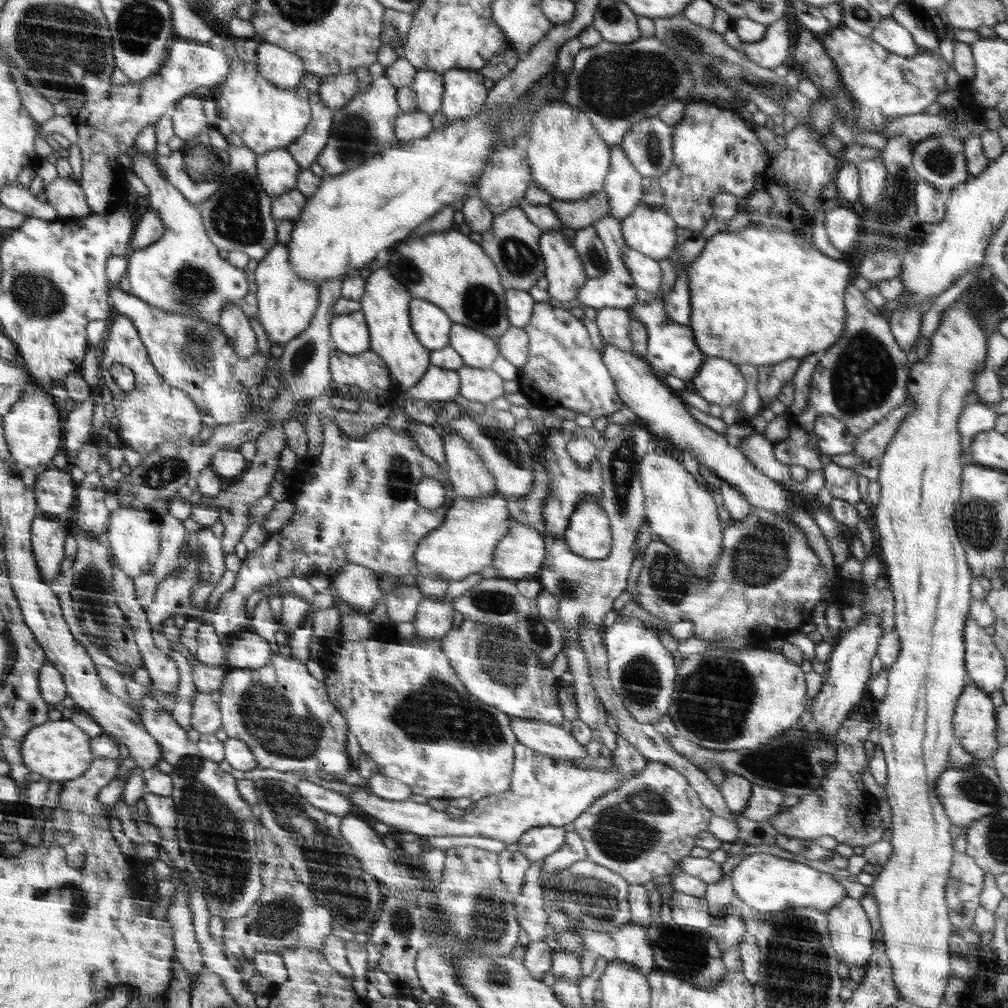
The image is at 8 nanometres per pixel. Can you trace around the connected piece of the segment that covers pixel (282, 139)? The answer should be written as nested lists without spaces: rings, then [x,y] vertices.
[[[226,54],[226,58],[230,60],[230,69],[228,69],[226,81],[221,84],[222,90],[220,90],[216,102],[219,106],[220,117],[230,123],[232,132],[242,139],[243,144],[251,148],[257,155],[260,155],[275,149],[286,148],[289,144],[294,143],[296,139],[302,137],[308,124],[311,123],[311,93],[302,84],[294,89],[279,88],[278,85],[274,85],[271,81],[260,76],[254,63],[228,57],[228,54]]]

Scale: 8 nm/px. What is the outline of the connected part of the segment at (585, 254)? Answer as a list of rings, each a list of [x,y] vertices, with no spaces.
[[[593,226],[577,229],[573,244],[588,278],[598,278],[609,269],[605,246]]]

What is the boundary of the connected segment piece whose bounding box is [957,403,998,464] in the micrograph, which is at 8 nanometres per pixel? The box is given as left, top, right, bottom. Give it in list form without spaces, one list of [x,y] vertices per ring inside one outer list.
[[[968,403],[960,413],[958,432],[961,436],[965,464],[971,464],[970,443],[979,432],[994,429],[997,415],[982,403]]]

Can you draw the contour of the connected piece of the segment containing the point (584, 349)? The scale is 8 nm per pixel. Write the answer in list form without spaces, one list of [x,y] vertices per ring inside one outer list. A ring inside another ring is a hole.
[[[537,302],[526,326],[529,355],[526,364],[519,368],[520,392],[533,406],[546,409],[569,408],[577,414],[586,414],[593,420],[608,416],[622,408],[623,399],[614,388],[614,378],[607,366],[602,364],[600,354],[592,346],[588,332],[580,319],[570,310]]]

